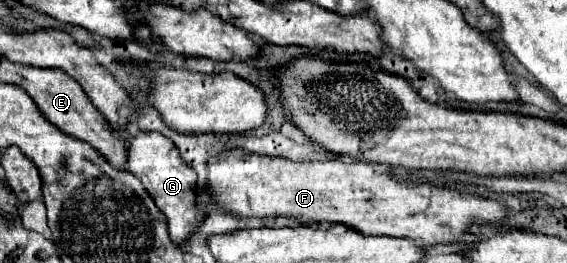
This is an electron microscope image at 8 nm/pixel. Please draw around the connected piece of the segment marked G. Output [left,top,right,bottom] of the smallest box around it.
[118,129,208,245]

